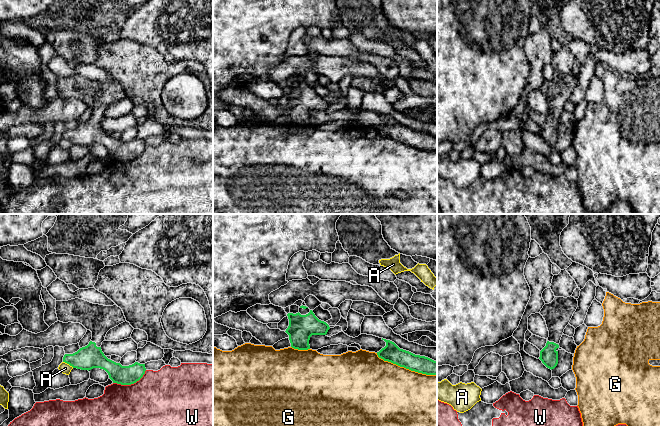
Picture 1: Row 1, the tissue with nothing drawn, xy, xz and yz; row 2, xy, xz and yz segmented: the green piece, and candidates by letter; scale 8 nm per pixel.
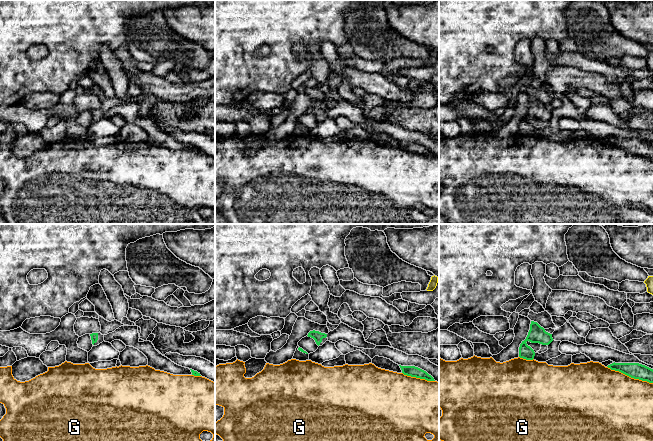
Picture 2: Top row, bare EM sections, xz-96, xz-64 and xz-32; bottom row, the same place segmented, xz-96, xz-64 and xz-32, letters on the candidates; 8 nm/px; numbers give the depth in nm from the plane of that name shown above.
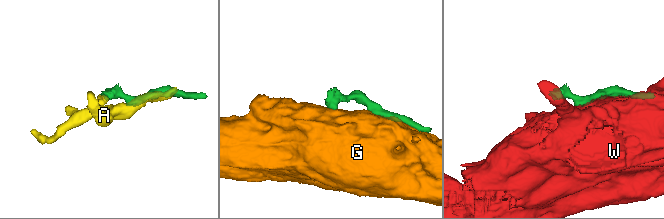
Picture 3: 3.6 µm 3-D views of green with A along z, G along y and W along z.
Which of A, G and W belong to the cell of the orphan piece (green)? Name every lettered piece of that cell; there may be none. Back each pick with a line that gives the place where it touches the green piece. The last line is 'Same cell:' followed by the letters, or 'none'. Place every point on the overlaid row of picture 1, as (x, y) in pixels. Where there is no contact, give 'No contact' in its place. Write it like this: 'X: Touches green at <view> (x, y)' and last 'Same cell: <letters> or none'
Same cell: none

